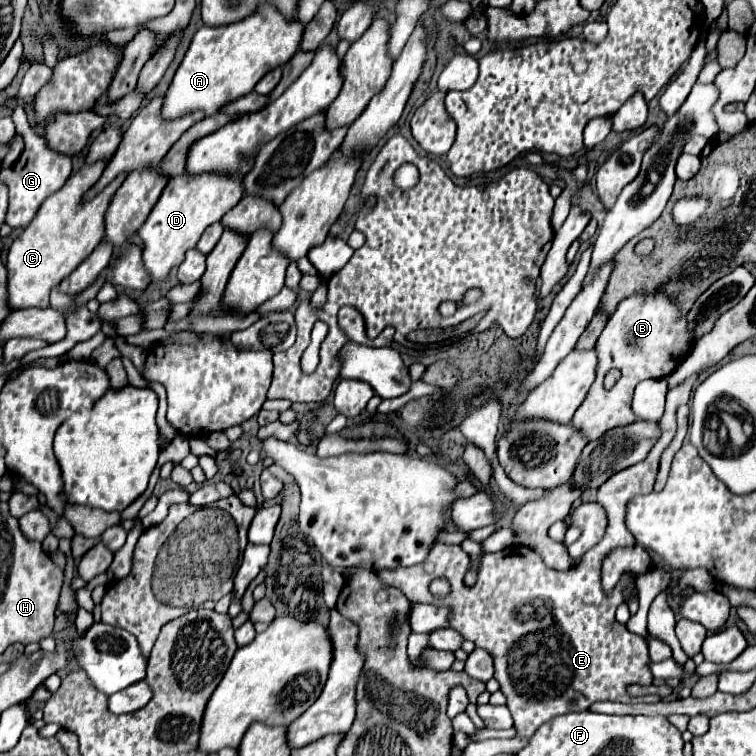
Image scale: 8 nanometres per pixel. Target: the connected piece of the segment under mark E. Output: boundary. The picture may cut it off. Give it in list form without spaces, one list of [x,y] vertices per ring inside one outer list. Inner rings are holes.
[[[700,373],[690,377],[688,381],[682,381],[674,389],[668,391],[666,397],[666,411],[660,419],[662,435],[658,443],[652,447],[648,457],[632,465],[628,469],[618,471],[610,479],[606,479],[596,495],[596,503],[600,503],[608,517],[608,529],[604,539],[594,545],[588,553],[584,553],[580,565],[574,565],[568,571],[556,571],[544,565],[544,561],[528,547],[524,545],[510,545],[498,553],[486,553],[480,563],[478,581],[474,587],[464,585],[464,573],[470,567],[470,557],[462,551],[460,545],[446,545],[446,543],[434,543],[430,549],[426,561],[412,565],[412,567],[398,567],[394,571],[382,569],[378,571],[378,577],[392,587],[398,587],[410,601],[414,603],[430,603],[430,605],[448,605],[452,607],[450,625],[464,635],[464,639],[472,641],[476,647],[486,649],[494,659],[494,679],[500,683],[500,691],[508,699],[508,709],[514,717],[514,725],[518,729],[520,737],[532,737],[534,731],[550,721],[552,717],[570,713],[570,711],[586,711],[596,701],[618,701],[618,703],[656,703],[660,697],[648,695],[648,697],[630,697],[628,685],[652,685],[652,673],[648,669],[650,657],[648,657],[648,645],[646,639],[630,633],[626,625],[618,623],[614,619],[616,607],[622,603],[622,589],[628,581],[620,581],[610,595],[604,595],[600,585],[600,565],[602,559],[614,549],[614,547],[634,547],[634,537],[624,525],[626,515],[626,503],[636,495],[646,495],[652,491],[656,473],[660,467],[660,457],[664,449],[672,443],[672,437],[676,435],[676,407],[688,403],[690,393],[694,389],[694,383]],[[434,579],[446,579],[450,583],[450,593],[446,597],[434,597],[430,593],[430,583]]]

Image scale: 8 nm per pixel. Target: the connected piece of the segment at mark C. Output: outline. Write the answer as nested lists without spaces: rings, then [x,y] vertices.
[[[110,159],[86,163],[78,173],[74,173],[66,185],[50,195],[38,209],[30,225],[18,235],[8,251],[8,305],[12,309],[20,307],[46,307],[50,289],[60,285],[60,281],[72,273],[80,261],[84,261],[94,247],[104,239],[104,213],[112,201],[112,193],[124,183],[128,173],[120,173],[104,191],[84,201],[86,191],[100,179],[104,167]]]

